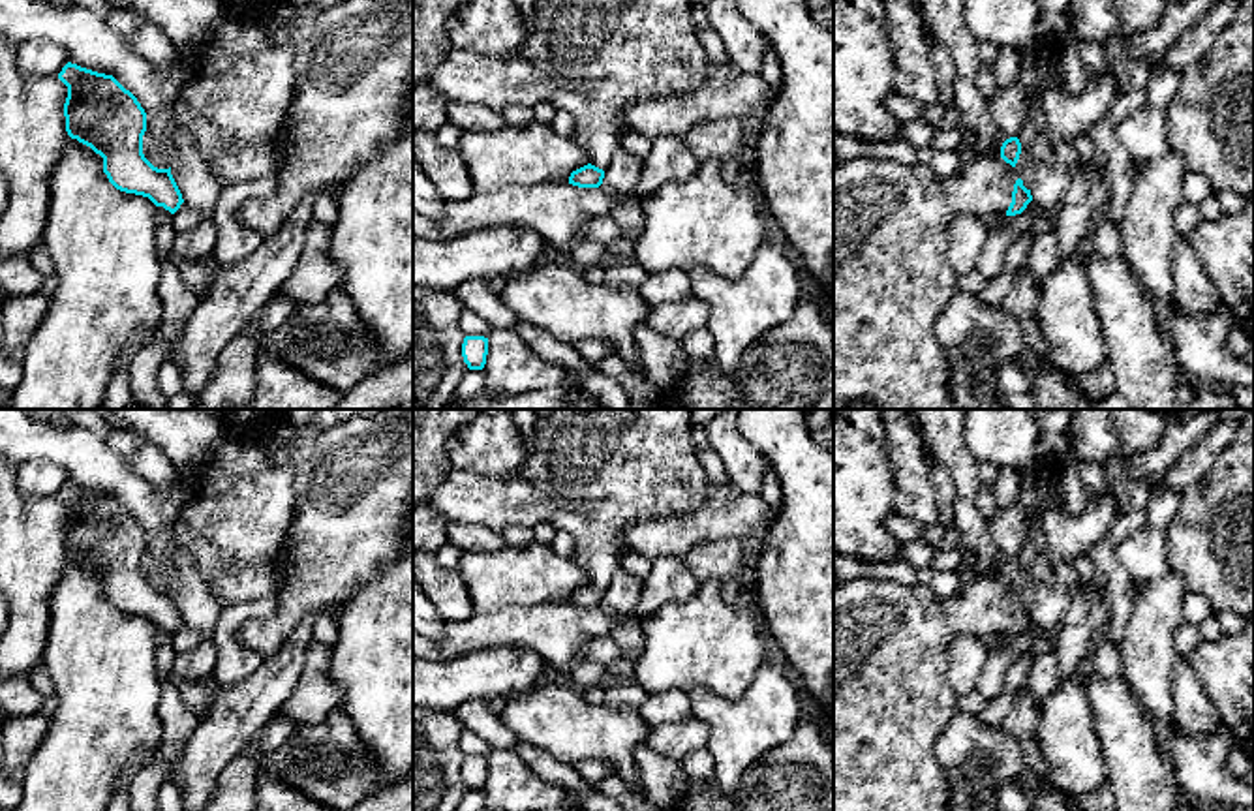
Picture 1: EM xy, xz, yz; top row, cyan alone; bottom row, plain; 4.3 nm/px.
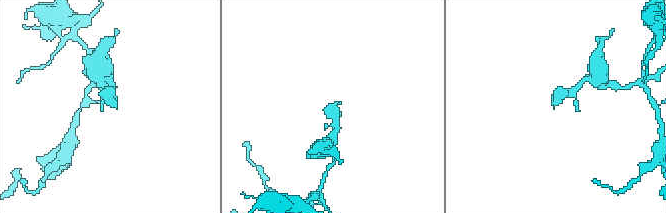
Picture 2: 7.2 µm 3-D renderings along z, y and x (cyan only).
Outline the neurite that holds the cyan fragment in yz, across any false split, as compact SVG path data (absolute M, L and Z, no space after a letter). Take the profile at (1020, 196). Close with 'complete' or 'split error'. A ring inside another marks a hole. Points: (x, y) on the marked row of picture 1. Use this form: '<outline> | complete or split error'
M1017 137L1001 146L999 158L976 158L963 171L940 176L929 163L856 158L833 165L833 409L869 400L877 409L956 409L948 385L948 357L935 334L935 321L957 293L957 274L948 257L948 227L959 212L1021 214L1032 201L1016 163Z | split error

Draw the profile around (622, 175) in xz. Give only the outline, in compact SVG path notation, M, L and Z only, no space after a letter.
M618 148L604 169L603 186L618 193L633 193L640 180L644 160L631 156L627 150Z

